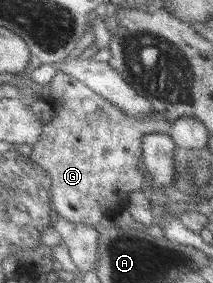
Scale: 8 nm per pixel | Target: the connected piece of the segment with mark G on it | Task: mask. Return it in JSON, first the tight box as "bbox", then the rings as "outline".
{"bbox":[28,70,172,227],"outline":[[[59,70],[51,78],[48,90],[50,93],[46,98],[54,108],[54,116],[49,123],[42,125],[41,135],[32,145],[33,151],[28,158],[50,177],[50,206],[51,210],[54,210],[54,216],[70,224],[94,227],[110,210],[118,210],[120,200],[128,200],[128,196],[136,190],[143,191],[147,188],[146,180],[138,166],[143,158],[143,136],[155,132],[167,134],[172,122],[160,113],[154,113],[141,121],[128,116],[85,84]]]}

